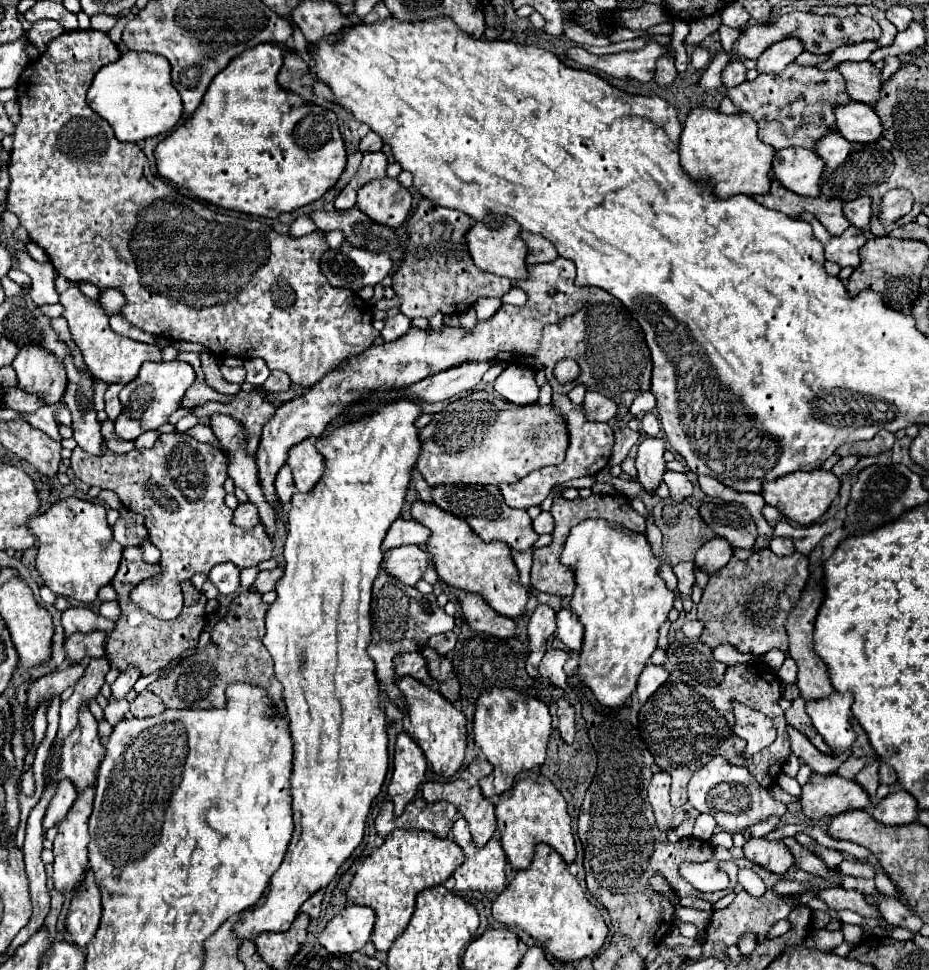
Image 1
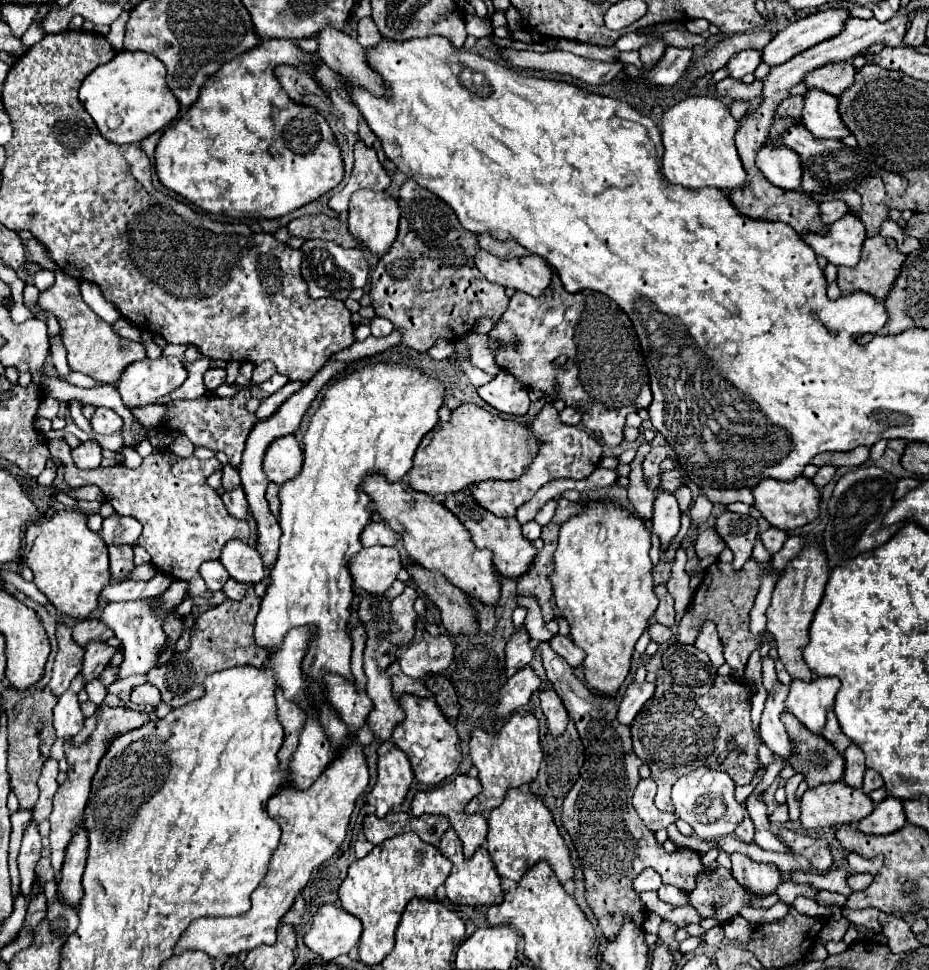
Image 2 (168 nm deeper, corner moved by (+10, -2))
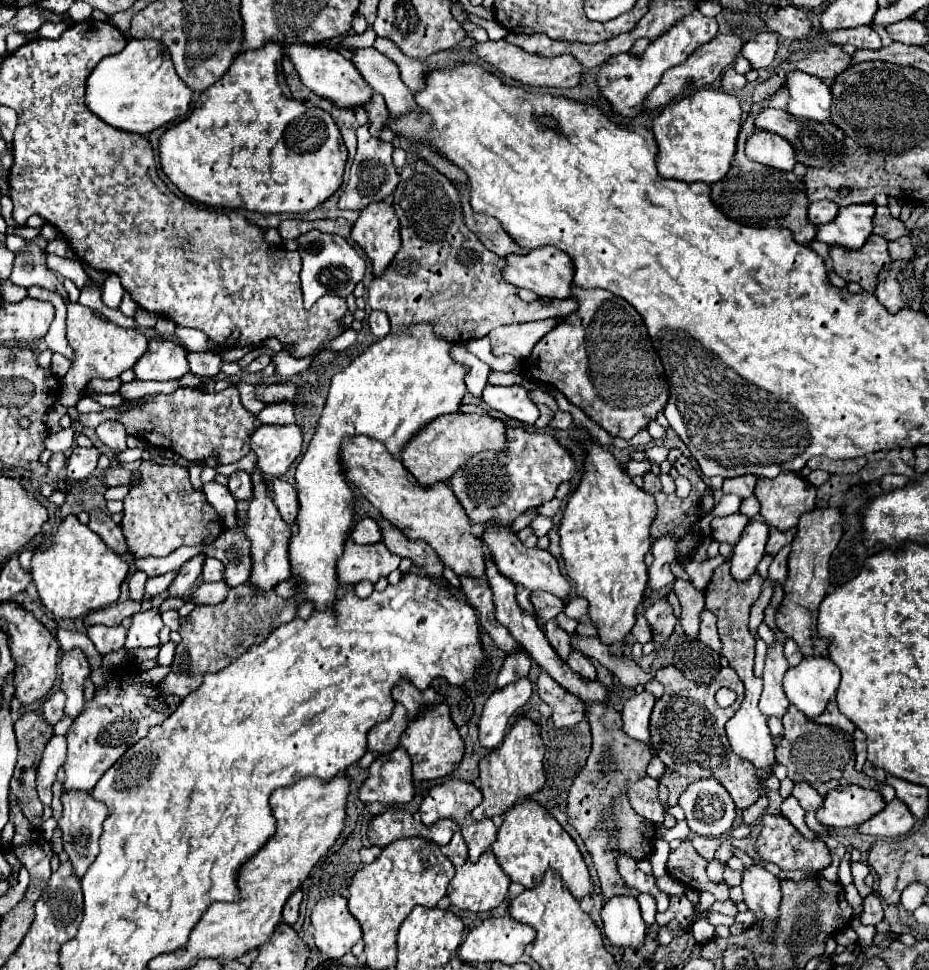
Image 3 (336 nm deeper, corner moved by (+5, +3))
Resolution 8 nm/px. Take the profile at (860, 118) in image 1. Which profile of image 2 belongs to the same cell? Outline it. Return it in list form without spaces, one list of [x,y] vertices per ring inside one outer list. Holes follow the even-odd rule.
[[[811,88],[803,94],[801,124],[817,138],[845,138],[849,136],[841,116],[837,116],[837,98],[819,88]]]

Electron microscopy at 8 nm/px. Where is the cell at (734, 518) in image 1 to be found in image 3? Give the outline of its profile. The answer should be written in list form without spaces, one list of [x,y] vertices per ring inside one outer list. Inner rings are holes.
[[[750,521],[734,545],[732,551],[732,575],[738,581],[746,581],[752,573],[756,573],[756,565],[764,557],[764,545],[768,541],[768,527],[762,521]]]

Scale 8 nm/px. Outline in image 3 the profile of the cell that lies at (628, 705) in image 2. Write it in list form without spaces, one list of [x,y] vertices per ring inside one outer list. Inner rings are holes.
[[[642,691],[642,693],[632,695],[632,697],[626,701],[624,709],[622,709],[622,723],[624,723],[622,727],[624,727],[624,731],[626,731],[630,737],[634,737],[634,739],[646,743],[652,753],[656,753],[656,751],[652,749],[652,745],[650,741],[648,741],[648,739],[650,739],[648,721],[650,721],[650,713],[652,713],[654,701],[656,701],[656,699],[654,699],[652,693]]]

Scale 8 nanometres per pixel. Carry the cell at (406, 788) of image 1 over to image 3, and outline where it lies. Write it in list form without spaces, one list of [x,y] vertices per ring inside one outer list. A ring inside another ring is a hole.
[[[396,747],[390,755],[378,755],[370,765],[370,775],[360,787],[362,803],[408,803],[414,797],[412,763],[404,747]]]

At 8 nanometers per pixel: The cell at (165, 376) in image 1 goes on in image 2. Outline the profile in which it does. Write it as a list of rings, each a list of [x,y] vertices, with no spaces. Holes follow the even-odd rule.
[[[161,356],[157,360],[145,358],[129,364],[121,374],[117,390],[127,408],[147,406],[161,396],[179,388],[187,378],[185,366],[173,356]]]

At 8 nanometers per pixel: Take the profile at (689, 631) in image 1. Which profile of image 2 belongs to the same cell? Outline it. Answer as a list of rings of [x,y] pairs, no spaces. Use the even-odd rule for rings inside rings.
[[[657,622],[649,624],[649,626],[647,626],[647,630],[649,630],[649,638],[651,638],[653,642],[657,642],[657,644],[663,644],[663,642],[667,642],[667,640],[671,640],[671,638],[673,638],[671,628],[665,628],[665,626],[657,624]]]

